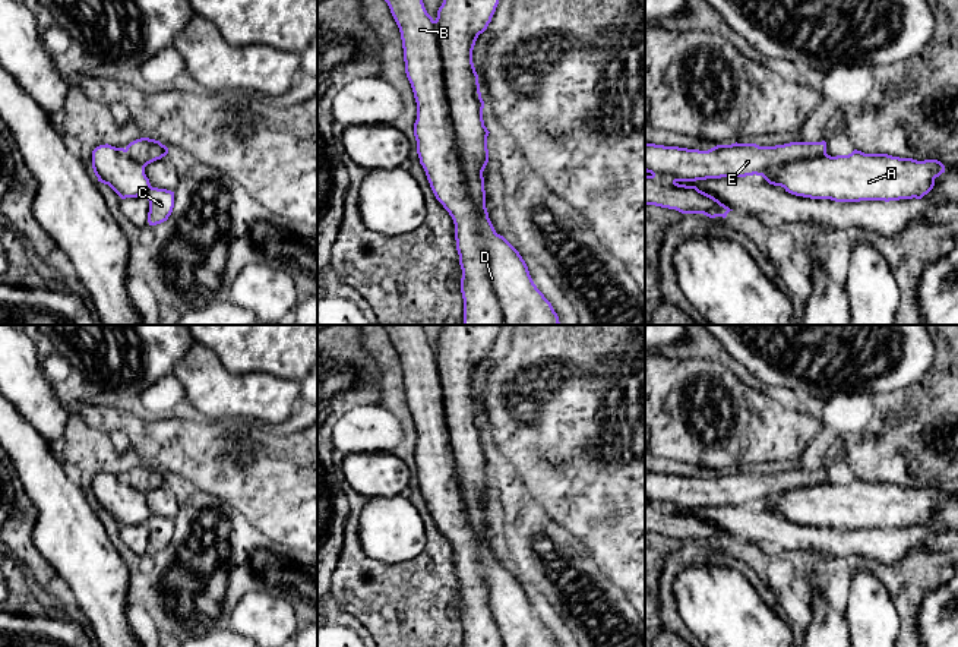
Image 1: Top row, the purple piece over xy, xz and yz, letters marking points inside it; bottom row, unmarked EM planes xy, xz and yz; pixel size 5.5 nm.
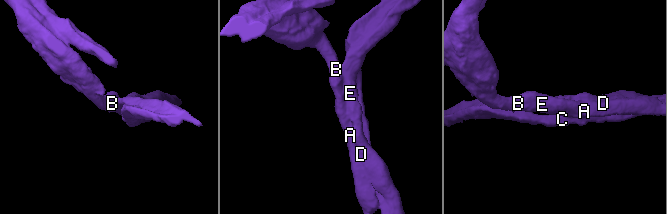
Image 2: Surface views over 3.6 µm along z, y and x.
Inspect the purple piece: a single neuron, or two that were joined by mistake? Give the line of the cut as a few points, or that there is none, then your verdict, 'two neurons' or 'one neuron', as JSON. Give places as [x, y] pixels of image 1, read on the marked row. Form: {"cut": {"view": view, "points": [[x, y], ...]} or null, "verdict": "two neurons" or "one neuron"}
{"cut": null, "verdict": "one neuron"}

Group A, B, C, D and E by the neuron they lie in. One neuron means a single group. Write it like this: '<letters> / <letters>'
A B C D E

